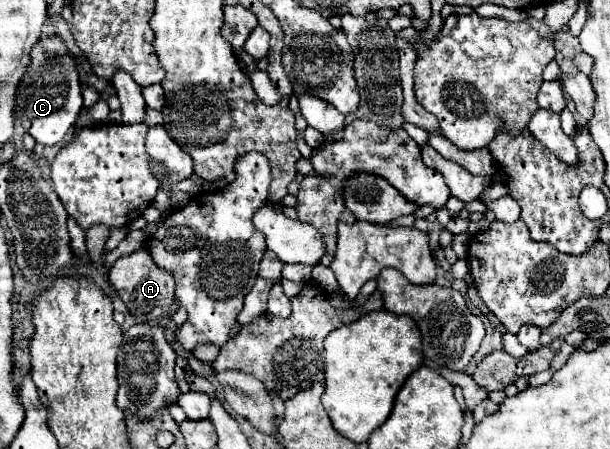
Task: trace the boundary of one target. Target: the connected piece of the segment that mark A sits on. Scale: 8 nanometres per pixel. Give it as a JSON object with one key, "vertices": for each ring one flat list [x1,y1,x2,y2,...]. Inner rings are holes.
{"vertices":[[137,249,129,255,123,255,115,261,109,273,111,285,117,289,117,295,123,303,127,303,129,313,137,319,137,323,149,323,157,321,161,317,171,317,169,315,169,305,171,299,175,297,175,281,173,275,165,269,159,269,153,261,153,257,147,253,147,249]]}

